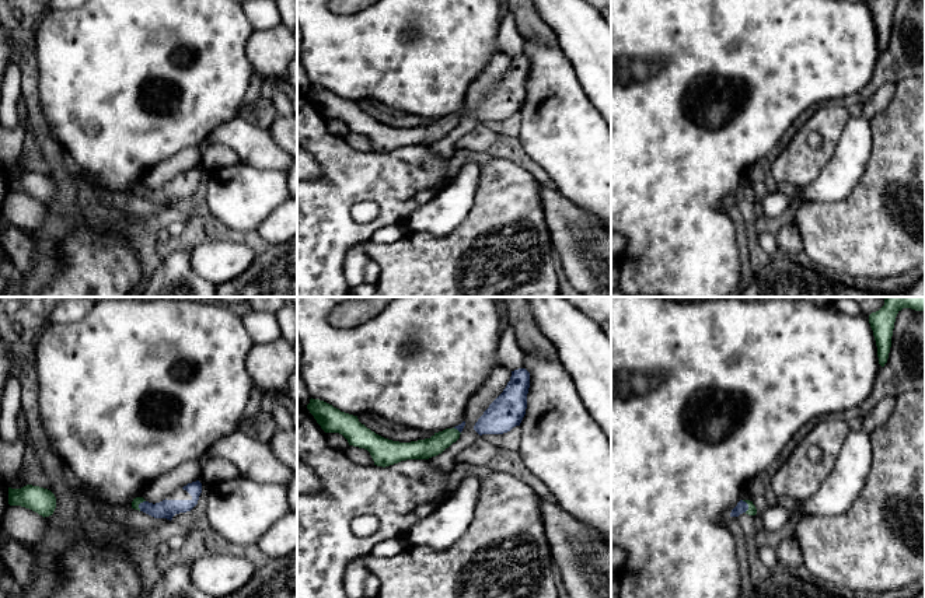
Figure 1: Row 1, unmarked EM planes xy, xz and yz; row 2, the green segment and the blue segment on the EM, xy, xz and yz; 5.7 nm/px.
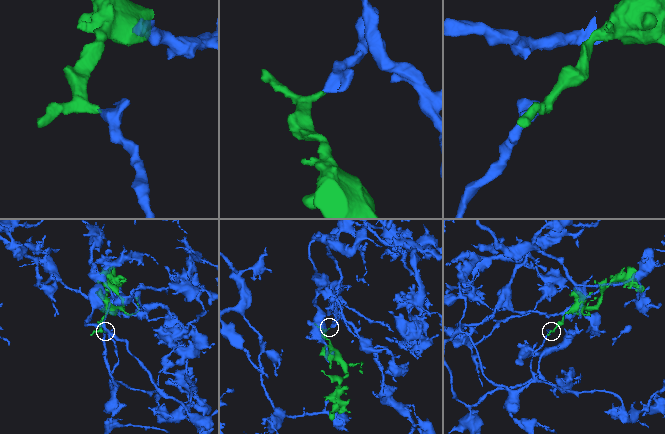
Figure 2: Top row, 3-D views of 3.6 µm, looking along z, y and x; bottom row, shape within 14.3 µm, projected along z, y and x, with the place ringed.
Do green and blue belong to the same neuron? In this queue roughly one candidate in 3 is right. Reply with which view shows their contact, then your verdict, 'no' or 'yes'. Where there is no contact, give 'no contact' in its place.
contact in yz; yes

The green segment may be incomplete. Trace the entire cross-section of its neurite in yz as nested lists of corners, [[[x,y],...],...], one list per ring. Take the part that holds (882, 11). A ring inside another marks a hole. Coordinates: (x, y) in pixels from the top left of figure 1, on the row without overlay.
[[[870,0],[869,10],[877,32],[879,50],[884,53],[891,34],[891,22],[897,0]]]

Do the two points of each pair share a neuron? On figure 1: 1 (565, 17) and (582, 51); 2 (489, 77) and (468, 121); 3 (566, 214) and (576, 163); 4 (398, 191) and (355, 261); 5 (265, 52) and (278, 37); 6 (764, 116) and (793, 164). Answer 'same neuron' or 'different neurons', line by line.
1: same neuron
2: same neuron
3: different neurons
4: different neurons
5: same neuron
6: different neurons

